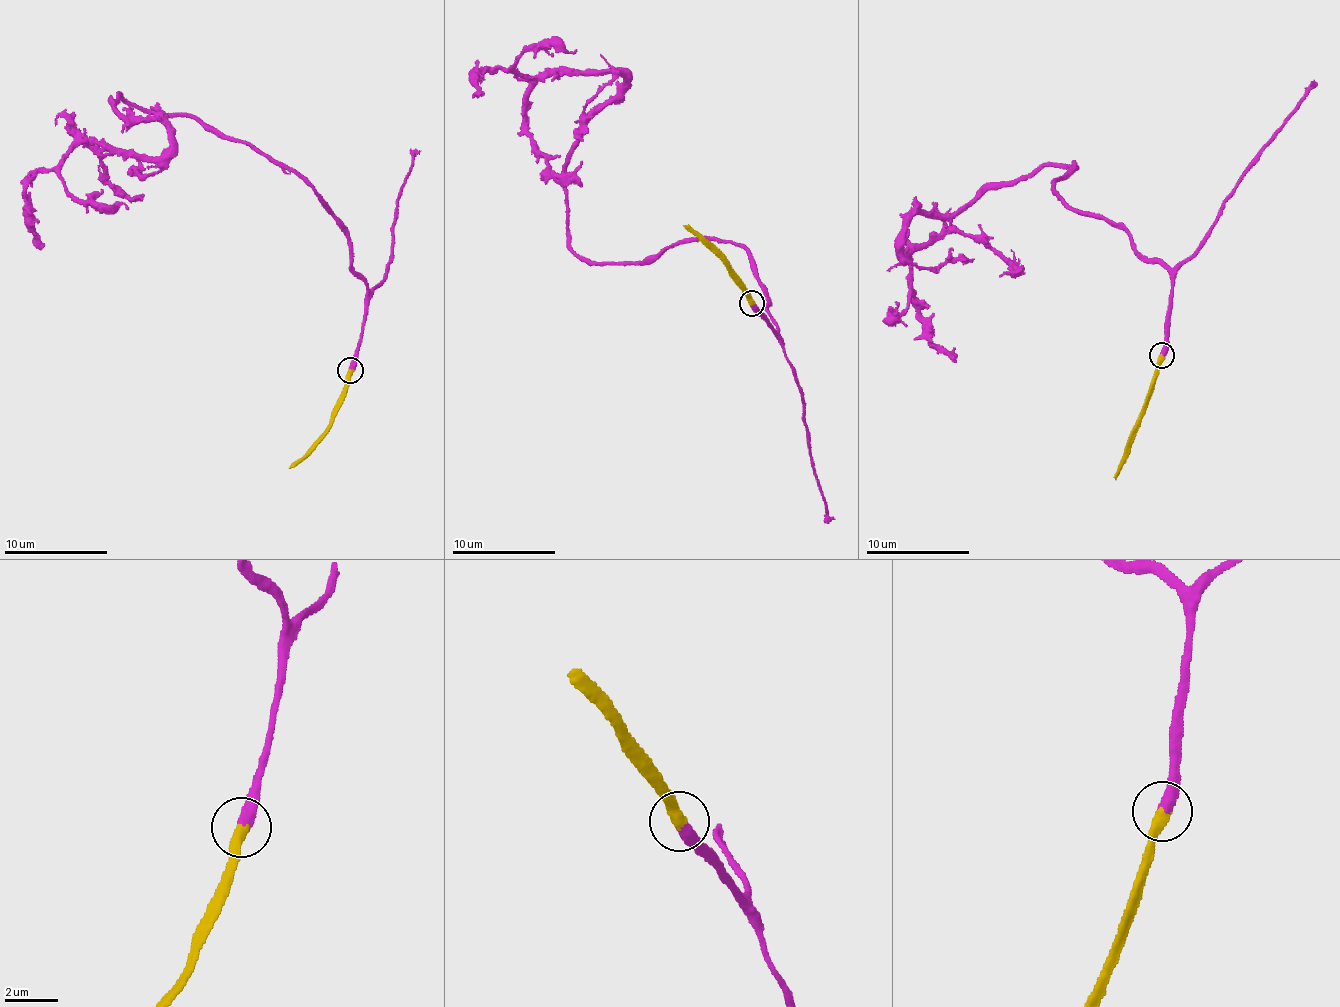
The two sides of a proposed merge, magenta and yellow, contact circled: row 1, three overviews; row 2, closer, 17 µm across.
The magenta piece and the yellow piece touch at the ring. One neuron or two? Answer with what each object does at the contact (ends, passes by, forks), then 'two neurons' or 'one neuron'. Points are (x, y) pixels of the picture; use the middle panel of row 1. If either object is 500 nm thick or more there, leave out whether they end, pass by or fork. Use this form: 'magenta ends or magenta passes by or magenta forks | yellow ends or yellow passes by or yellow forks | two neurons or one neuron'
one neuron

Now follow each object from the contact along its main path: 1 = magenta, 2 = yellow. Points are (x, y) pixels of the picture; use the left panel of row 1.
1: (351, 370), (367, 291), (302, 177), (117, 95), (130, 121), (167, 126), (158, 157), (69, 129), (141, 199)
2: (351, 370), (330, 427), (313, 449), (288, 468)

